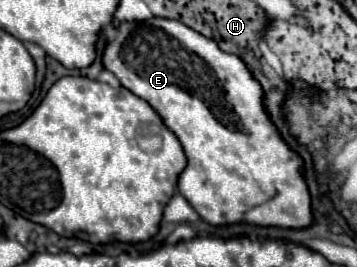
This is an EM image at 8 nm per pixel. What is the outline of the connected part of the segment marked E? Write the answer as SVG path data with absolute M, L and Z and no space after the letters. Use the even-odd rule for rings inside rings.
M151 18L147 22L125 22L117 28L117 38L115 42L109 42L105 46L105 52L103 52L103 64L109 72L113 72L121 84L131 90L135 96L143 98L145 102L149 102L157 114L165 120L167 128L181 140L181 146L185 150L185 156L187 156L187 168L181 172L179 176L179 192L189 200L189 204L195 208L195 212L205 220L209 222L211 226L227 226L227 224L237 224L237 222L247 222L247 224L255 224L255 226L275 226L275 228L307 228L311 226L313 222L313 212L311 212L311 194L309 194L309 188L307 188L307 182L303 178L303 158L291 150L291 146L283 140L283 136L279 134L277 126L273 124L267 108L263 106L263 100L265 100L265 92L259 84L259 80L253 76L253 72L247 68L247 64L235 56L235 54L227 54L223 50L219 50L219 46L213 42L213 40L207 40L205 36L201 36L199 32L191 30L189 26L185 26L183 22L179 20L167 20L167 18ZM231 110L235 112L233 114L233 124L227 124L227 122L221 122L223 116L231 116Z

